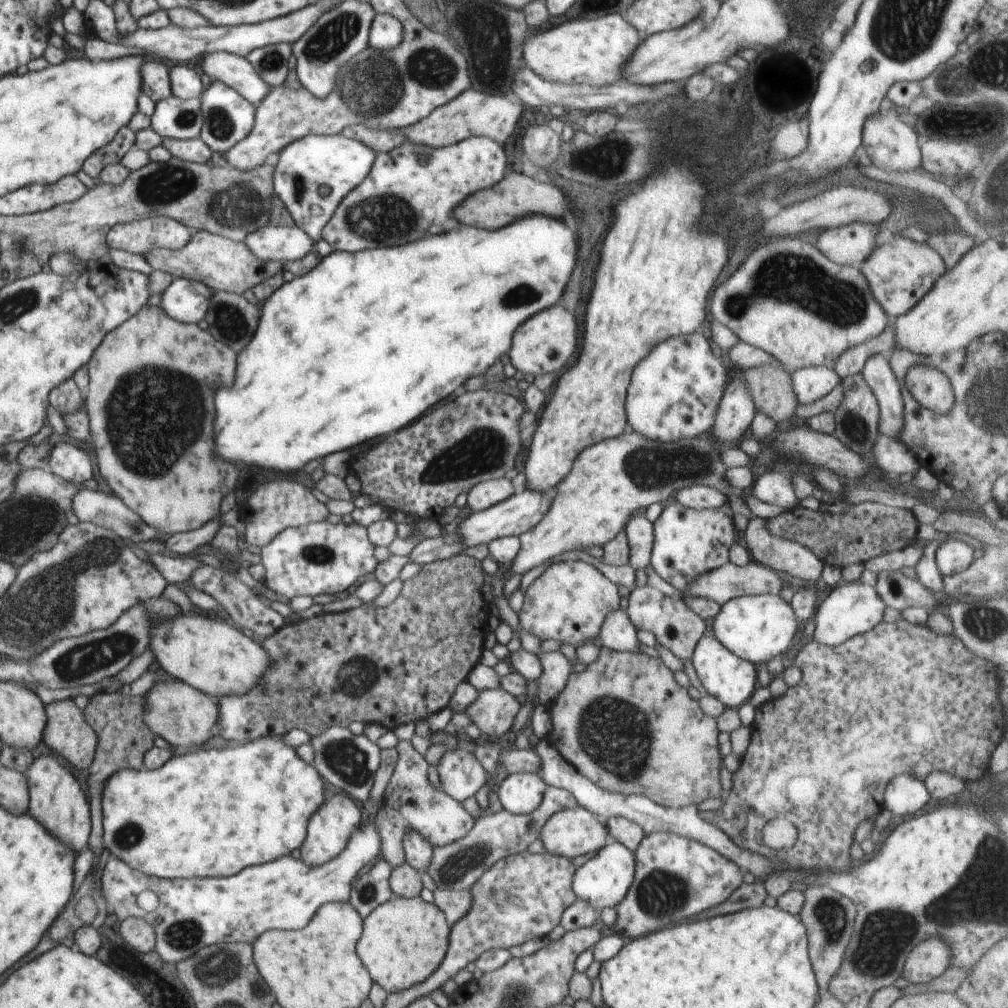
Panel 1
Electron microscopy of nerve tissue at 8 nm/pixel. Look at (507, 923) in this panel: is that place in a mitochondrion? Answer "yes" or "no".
no

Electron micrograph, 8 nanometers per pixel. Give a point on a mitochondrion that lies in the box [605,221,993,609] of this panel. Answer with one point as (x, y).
(791, 276)

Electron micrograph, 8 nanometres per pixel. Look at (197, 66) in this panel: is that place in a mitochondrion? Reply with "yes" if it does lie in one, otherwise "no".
no

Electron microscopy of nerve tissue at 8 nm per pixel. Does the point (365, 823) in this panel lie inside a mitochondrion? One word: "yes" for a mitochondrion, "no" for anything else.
no

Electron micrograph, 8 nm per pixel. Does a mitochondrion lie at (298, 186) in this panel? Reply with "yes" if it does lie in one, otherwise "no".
yes

